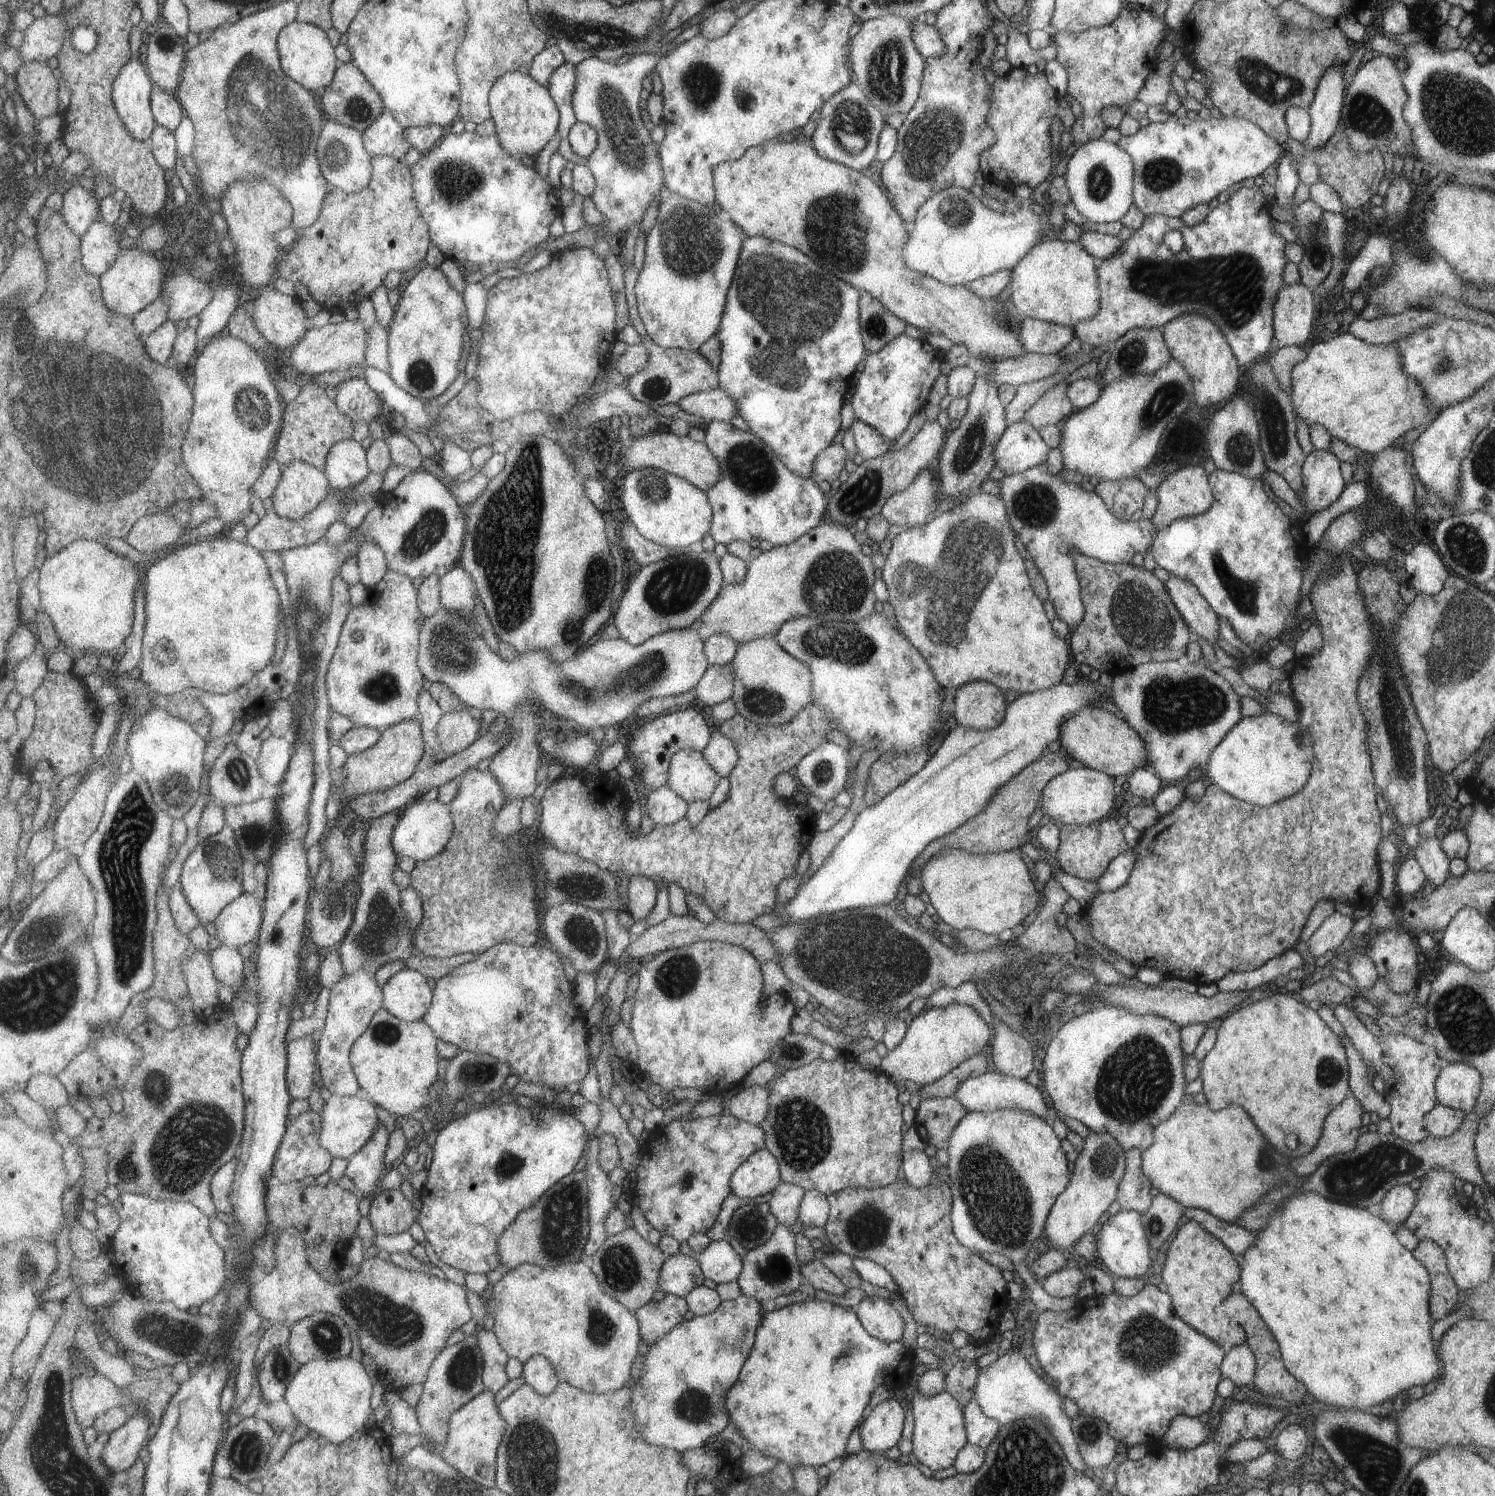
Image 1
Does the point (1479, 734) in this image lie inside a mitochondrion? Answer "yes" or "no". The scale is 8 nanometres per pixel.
no

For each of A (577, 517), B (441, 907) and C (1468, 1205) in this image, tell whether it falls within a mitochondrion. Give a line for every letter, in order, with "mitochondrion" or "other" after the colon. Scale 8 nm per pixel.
A: other
B: other
C: other

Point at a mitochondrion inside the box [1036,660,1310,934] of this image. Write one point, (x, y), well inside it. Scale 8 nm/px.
(1170, 706)

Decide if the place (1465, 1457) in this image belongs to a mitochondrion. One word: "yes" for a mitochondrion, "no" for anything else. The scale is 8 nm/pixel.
no

